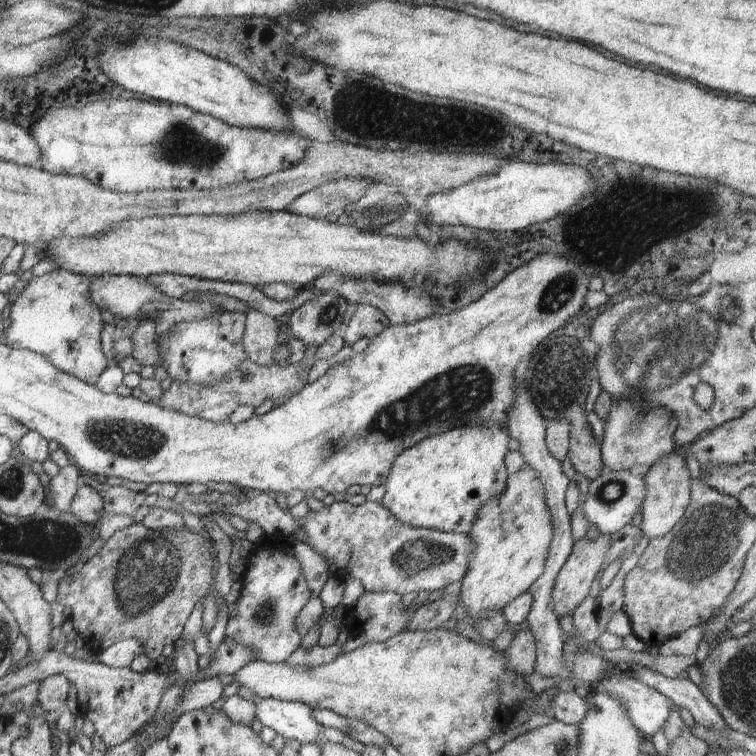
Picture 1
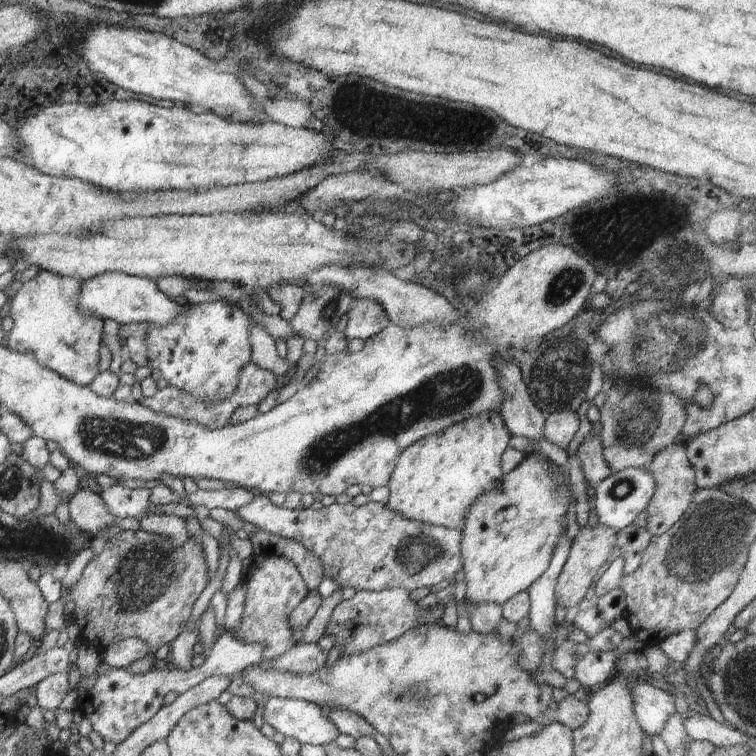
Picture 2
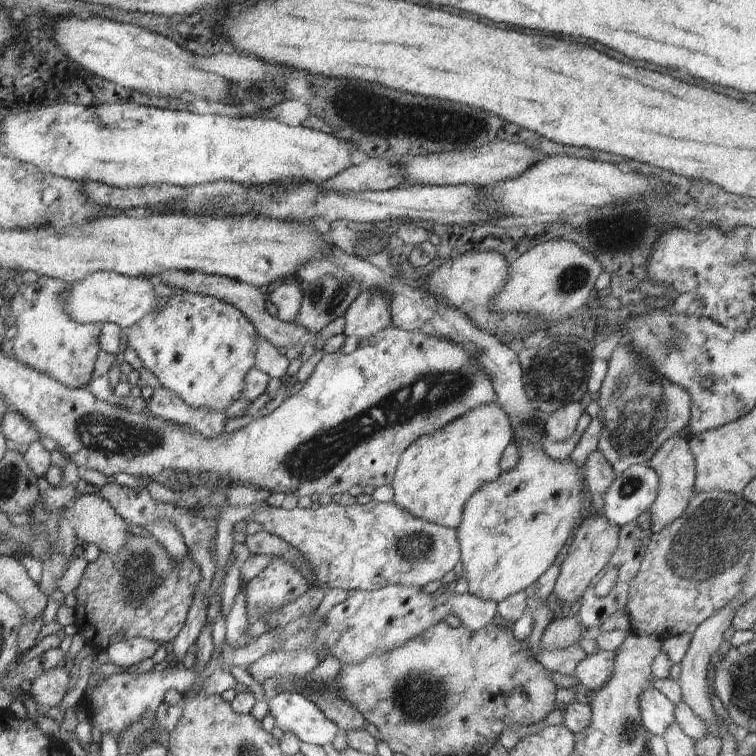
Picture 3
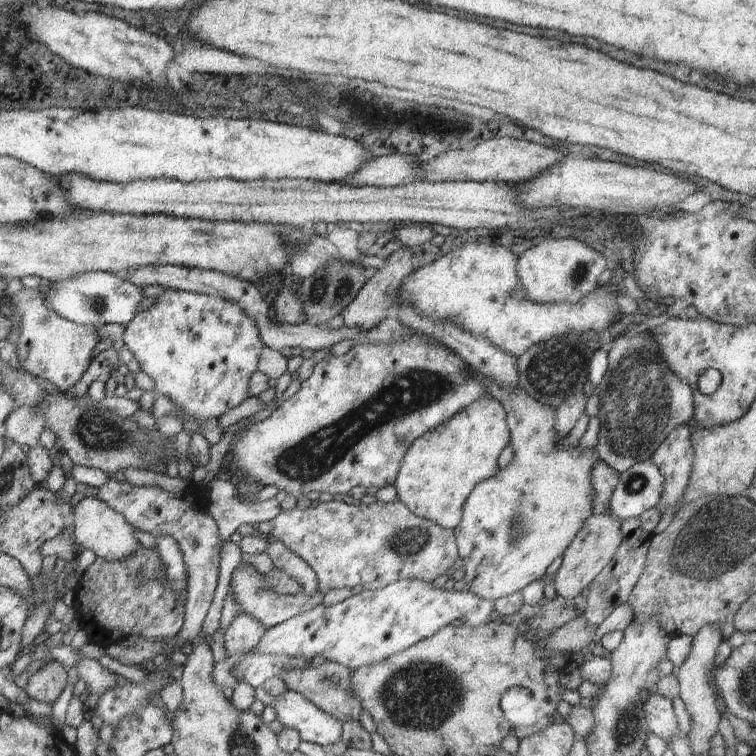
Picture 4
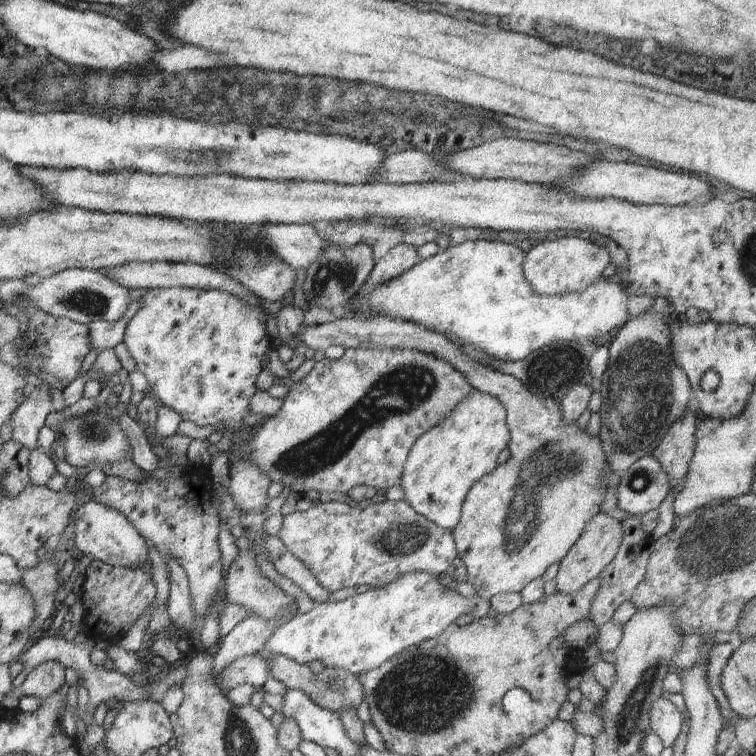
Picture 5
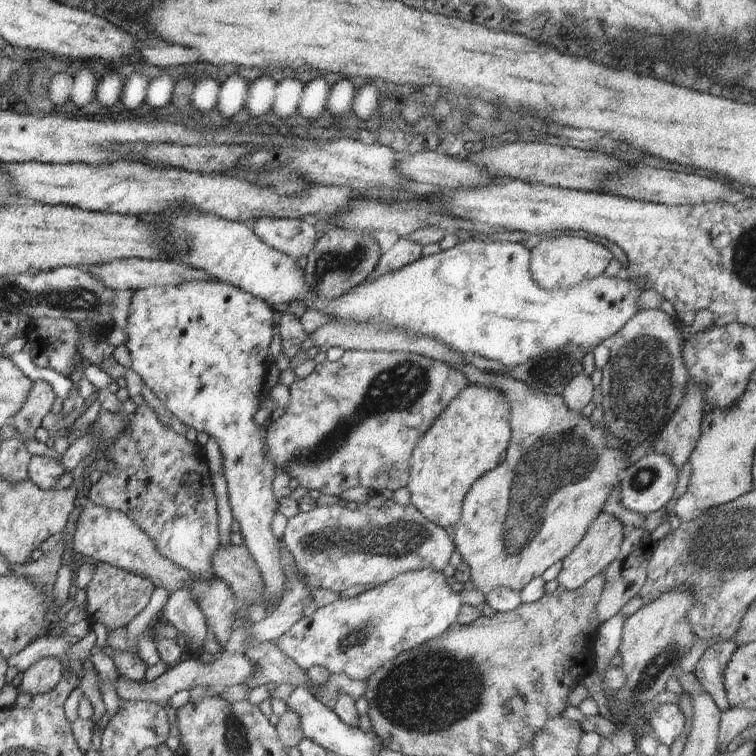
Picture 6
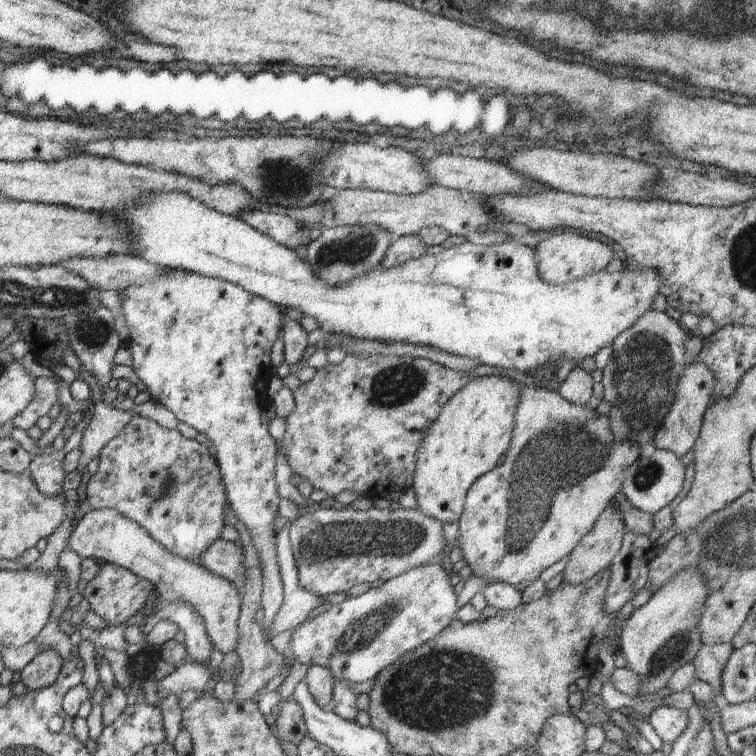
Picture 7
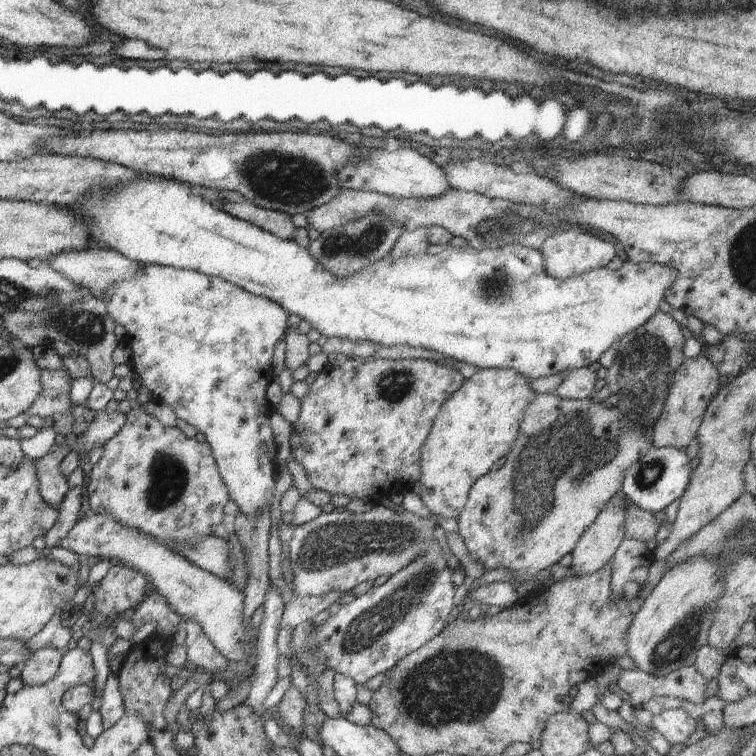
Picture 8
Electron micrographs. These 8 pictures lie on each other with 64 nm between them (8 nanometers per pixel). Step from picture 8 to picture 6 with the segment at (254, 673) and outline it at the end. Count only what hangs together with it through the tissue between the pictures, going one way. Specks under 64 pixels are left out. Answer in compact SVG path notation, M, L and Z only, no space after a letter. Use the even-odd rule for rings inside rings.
M214 279L205 281L191 280L168 286L139 288L134 291L127 310L127 327L125 330L127 338L124 342L131 354L131 369L142 378L143 384L162 400L169 412L172 412L172 414L178 418L179 422L184 423L189 428L194 428L198 433L206 432L208 436L212 436L218 443L218 448L222 454L223 472L227 482L229 504L233 518L240 524L240 534L245 540L245 546L256 561L263 580L263 599L270 607L276 607L279 604L281 594L283 593L283 586L285 585L285 575L282 570L282 564L280 563L280 553L276 546L277 539L274 537L272 529L270 528L272 518L274 518L278 512L279 500L274 497L274 493L272 492L272 481L276 474L275 464L268 456L269 452L267 451L266 444L267 430L265 425L260 426L254 421L254 414L256 414L259 409L258 396L264 392L263 376L267 373L268 366L270 365L268 360L268 347L270 346L270 342L272 342L272 338L274 338L274 334L276 334L274 327L277 323L277 313L278 309L268 304L265 300L252 296L252 294L247 293L236 285L215 281Z

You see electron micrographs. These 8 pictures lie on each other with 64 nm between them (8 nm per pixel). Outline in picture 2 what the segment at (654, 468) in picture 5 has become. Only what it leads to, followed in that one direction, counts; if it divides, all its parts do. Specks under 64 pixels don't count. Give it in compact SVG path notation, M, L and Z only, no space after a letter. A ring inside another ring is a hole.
M626 468L625 470L610 474L606 480L600 482L600 486L594 490L594 510L598 518L598 524L604 528L620 531L634 523L636 516L639 516L648 506L656 484L648 472L642 468Z

